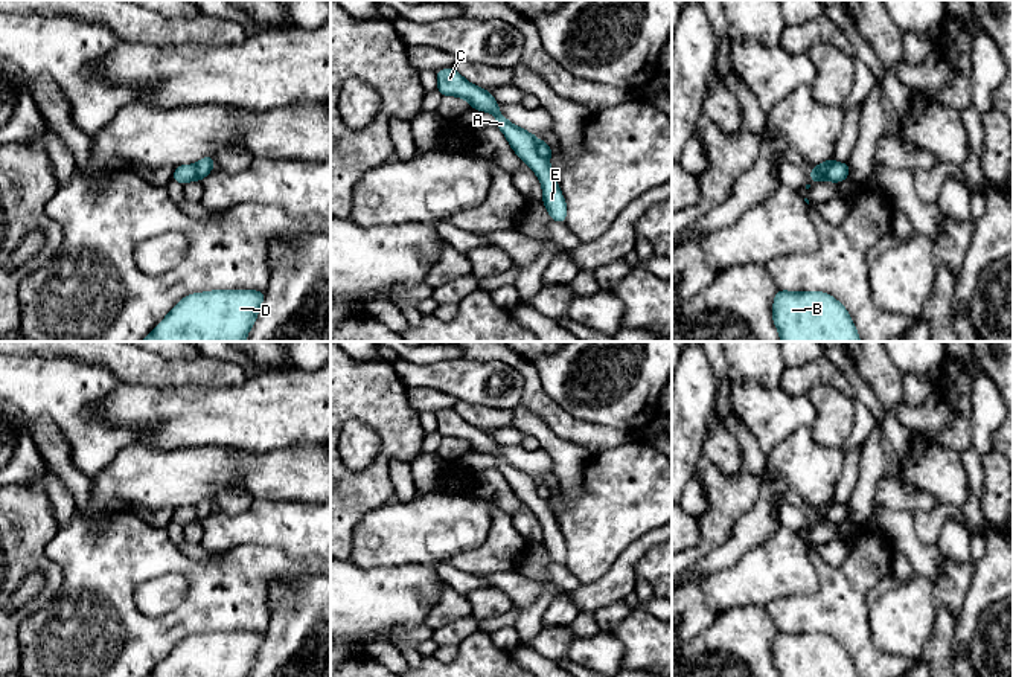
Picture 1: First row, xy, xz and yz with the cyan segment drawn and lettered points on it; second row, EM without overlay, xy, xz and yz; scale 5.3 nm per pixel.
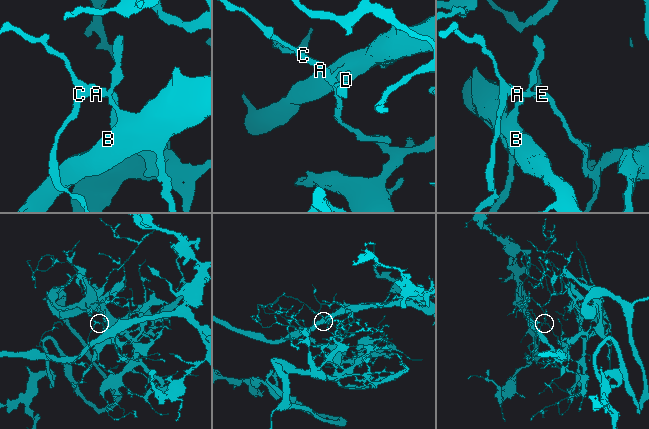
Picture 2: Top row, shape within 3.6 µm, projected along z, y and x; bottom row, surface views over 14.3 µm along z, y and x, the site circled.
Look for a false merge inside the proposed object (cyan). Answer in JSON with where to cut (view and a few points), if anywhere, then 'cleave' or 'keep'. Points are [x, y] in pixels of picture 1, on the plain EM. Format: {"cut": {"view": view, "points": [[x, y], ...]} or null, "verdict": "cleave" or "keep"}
{"cut": {"view": "xz", "points": [[536, 482], [536, 493], [547, 502]]}, "verdict": "cleave"}

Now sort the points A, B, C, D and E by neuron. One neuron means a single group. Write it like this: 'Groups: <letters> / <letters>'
Groups: A C E / B D

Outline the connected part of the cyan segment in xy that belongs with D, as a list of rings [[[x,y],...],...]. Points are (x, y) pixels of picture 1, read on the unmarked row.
[[[215,631],[183,639],[148,677],[247,677],[264,633]]]

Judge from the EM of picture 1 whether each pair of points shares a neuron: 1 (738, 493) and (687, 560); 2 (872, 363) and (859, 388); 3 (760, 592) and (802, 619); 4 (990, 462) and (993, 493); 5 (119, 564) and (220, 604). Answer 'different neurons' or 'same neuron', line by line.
1: same neuron
2: different neurons
3: different neurons
4: same neuron
5: same neuron

